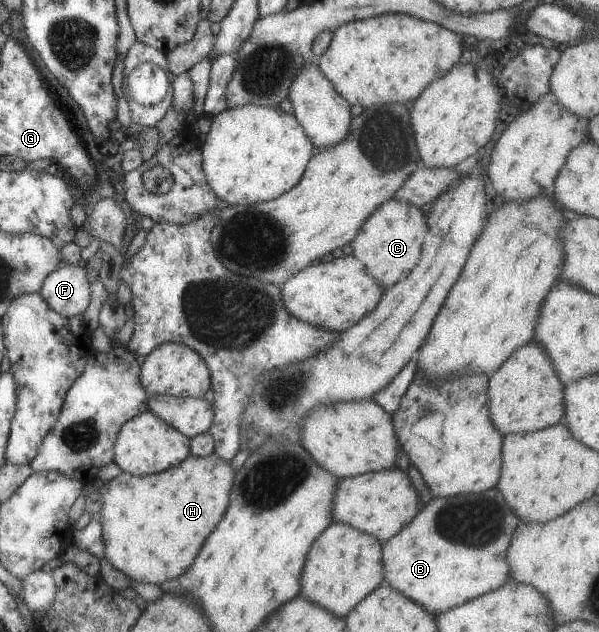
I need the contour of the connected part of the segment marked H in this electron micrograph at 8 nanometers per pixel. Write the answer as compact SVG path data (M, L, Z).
M215 453L205 457L189 454L179 465L154 474L137 477L122 471L109 482L91 482L89 489L100 494L101 508L96 515L102 527L103 558L127 578L139 583L159 585L179 577L189 569L205 538L227 509L234 473L230 461L222 460Z

